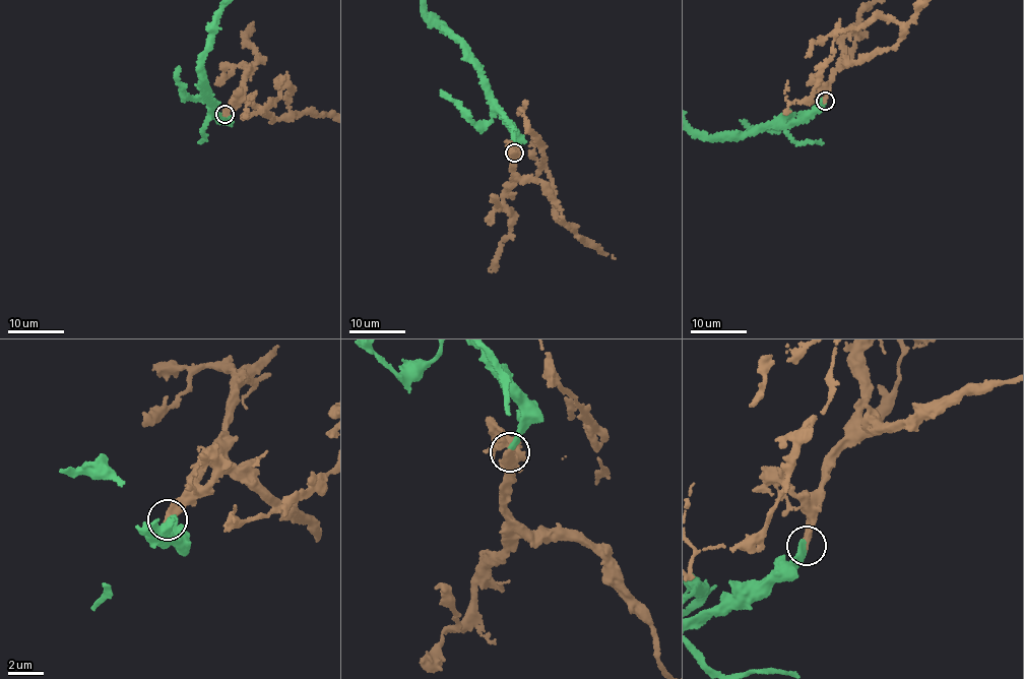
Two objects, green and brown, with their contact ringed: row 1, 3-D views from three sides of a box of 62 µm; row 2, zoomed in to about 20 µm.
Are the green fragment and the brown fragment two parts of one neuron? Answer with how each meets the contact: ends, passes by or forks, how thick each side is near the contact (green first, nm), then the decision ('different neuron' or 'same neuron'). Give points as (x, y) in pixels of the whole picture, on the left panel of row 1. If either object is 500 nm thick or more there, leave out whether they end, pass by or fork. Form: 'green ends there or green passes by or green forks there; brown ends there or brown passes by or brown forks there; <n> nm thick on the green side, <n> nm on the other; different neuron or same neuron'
green ends there; brown ends there; 440 nm thick on the green side, 440 nm on the other; same neuron

